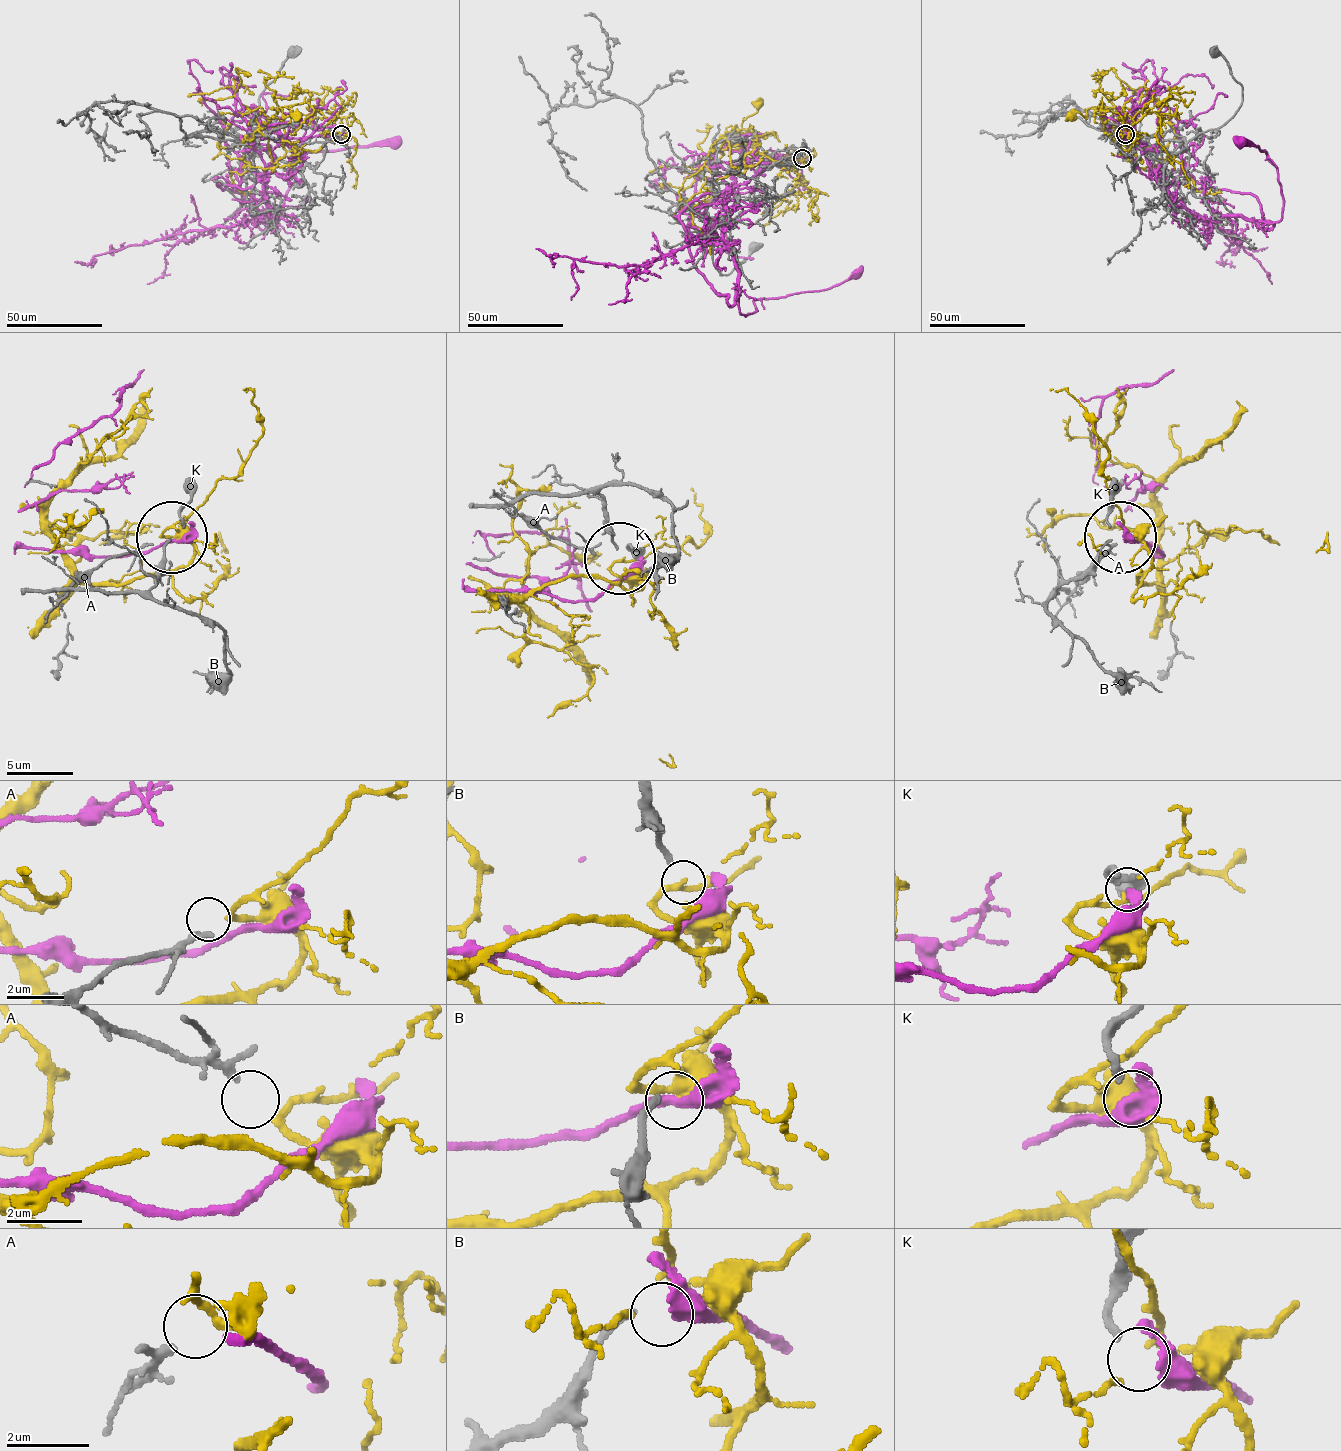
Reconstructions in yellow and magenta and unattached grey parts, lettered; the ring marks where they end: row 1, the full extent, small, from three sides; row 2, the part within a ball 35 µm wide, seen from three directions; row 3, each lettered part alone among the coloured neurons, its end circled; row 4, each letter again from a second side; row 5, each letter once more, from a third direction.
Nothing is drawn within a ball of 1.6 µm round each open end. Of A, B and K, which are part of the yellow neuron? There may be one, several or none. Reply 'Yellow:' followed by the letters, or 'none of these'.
Yellow: A

